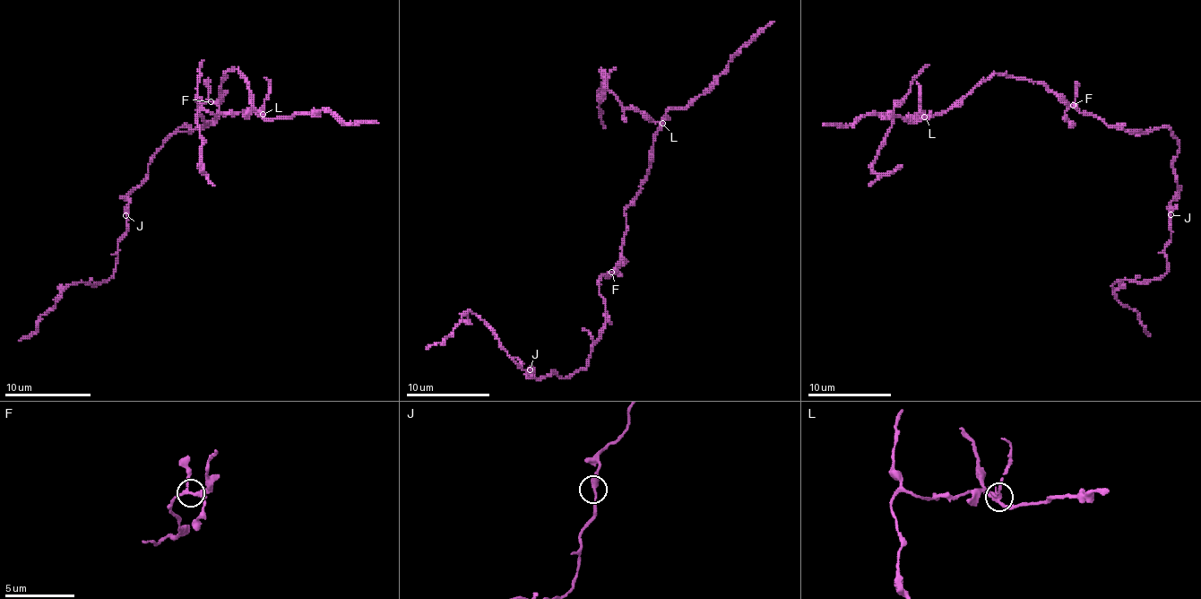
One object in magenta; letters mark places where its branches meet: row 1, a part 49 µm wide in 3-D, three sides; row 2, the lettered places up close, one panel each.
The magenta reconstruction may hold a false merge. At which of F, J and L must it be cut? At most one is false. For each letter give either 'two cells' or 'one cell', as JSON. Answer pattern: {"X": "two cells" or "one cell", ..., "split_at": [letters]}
{"F": "one cell", "J": "one cell", "L": "two cells", "split_at": ["L"]}

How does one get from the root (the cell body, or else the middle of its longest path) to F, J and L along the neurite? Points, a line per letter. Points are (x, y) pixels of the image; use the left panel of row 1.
F: (204, 123), (197, 110), (204, 101), (211, 101)
J: (204, 123), (195, 129), (189, 125), (180, 127), (163, 144), (148, 166), (148, 177), (128, 196), (126, 215)
L: (204, 123), (200, 106), (217, 101), (223, 73), (237, 69), (247, 80), (251, 106), (262, 114)

